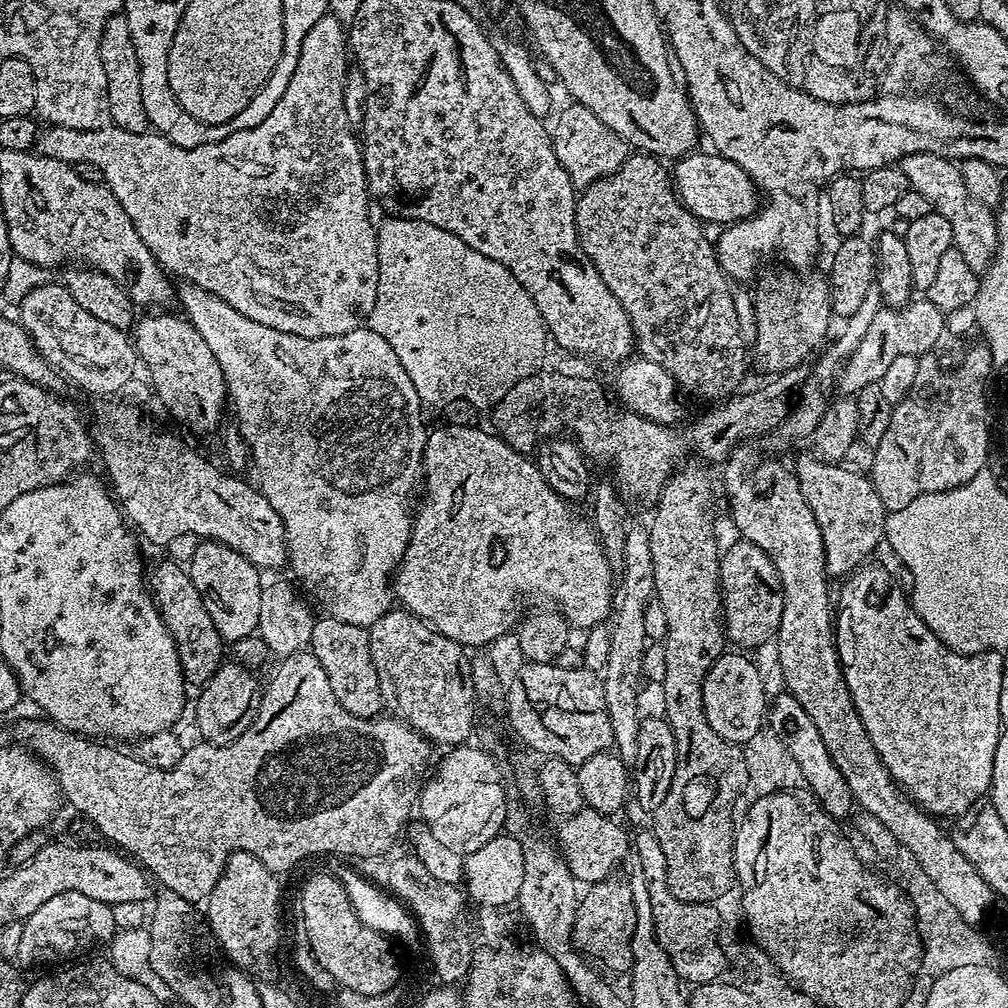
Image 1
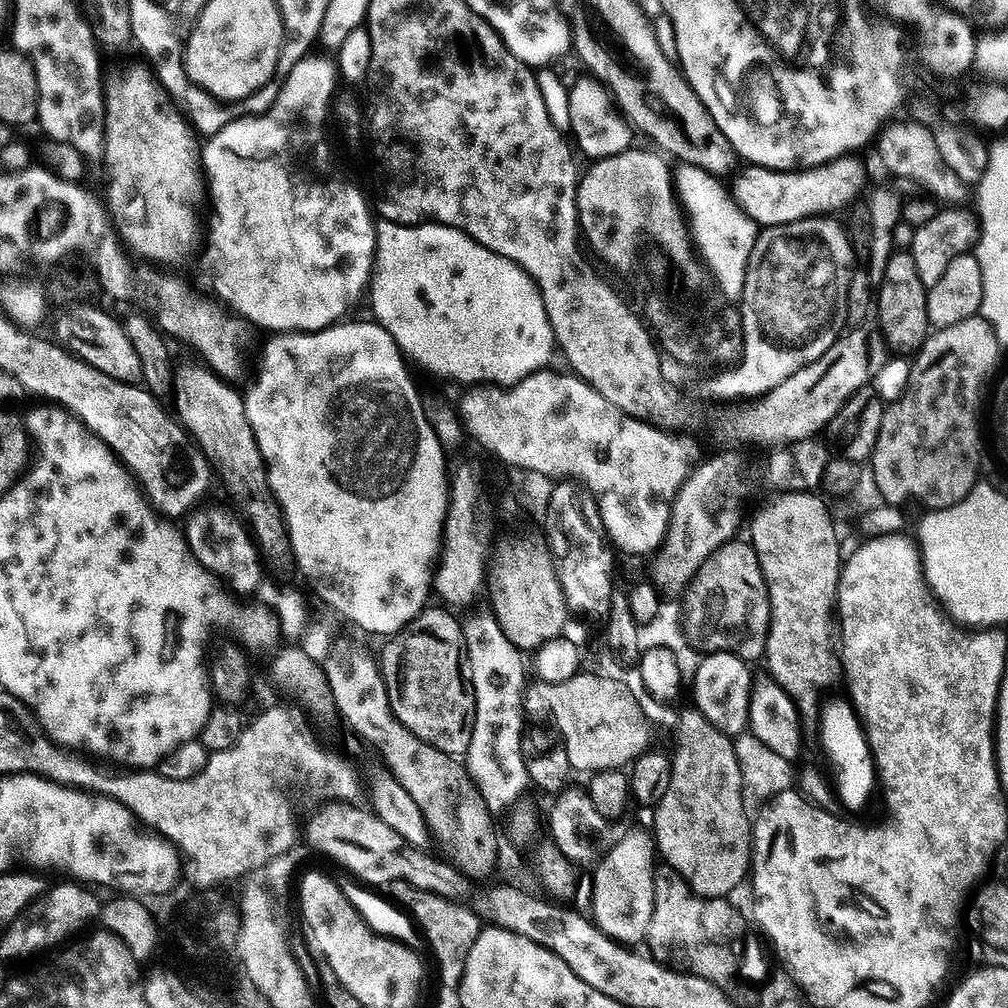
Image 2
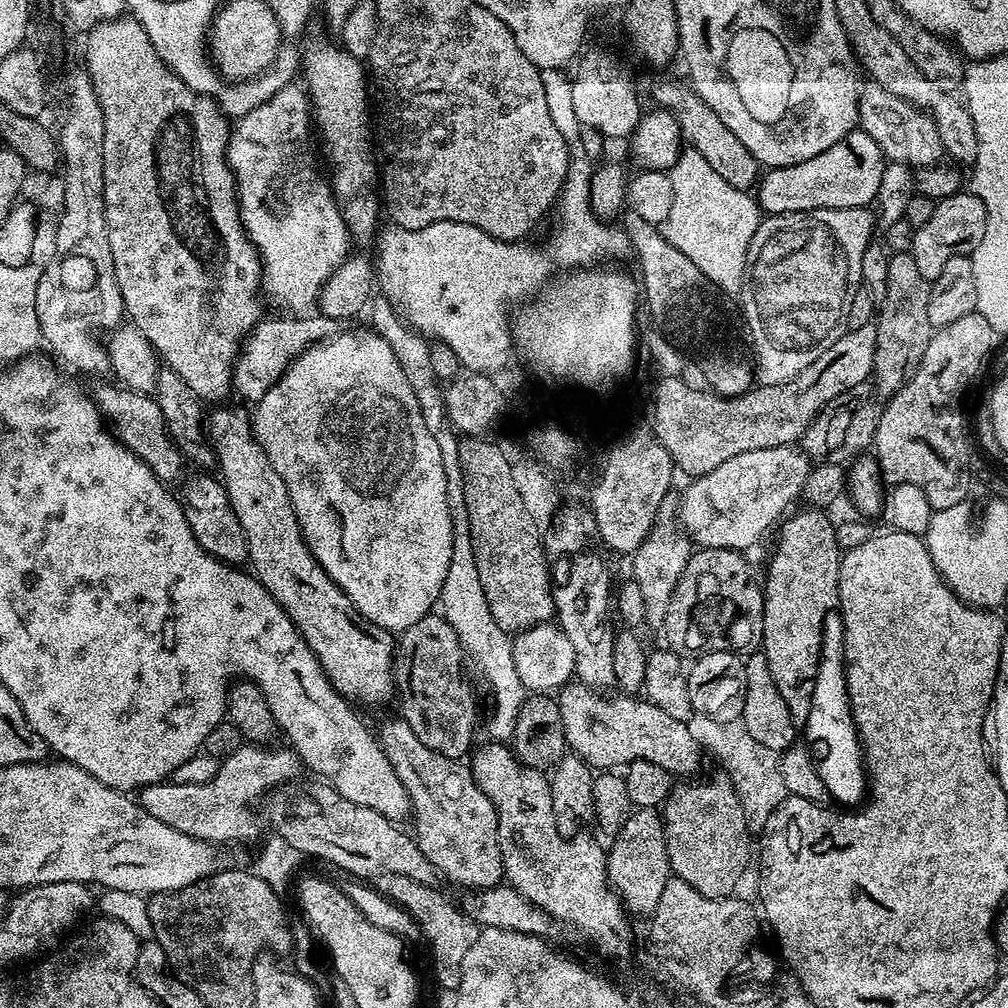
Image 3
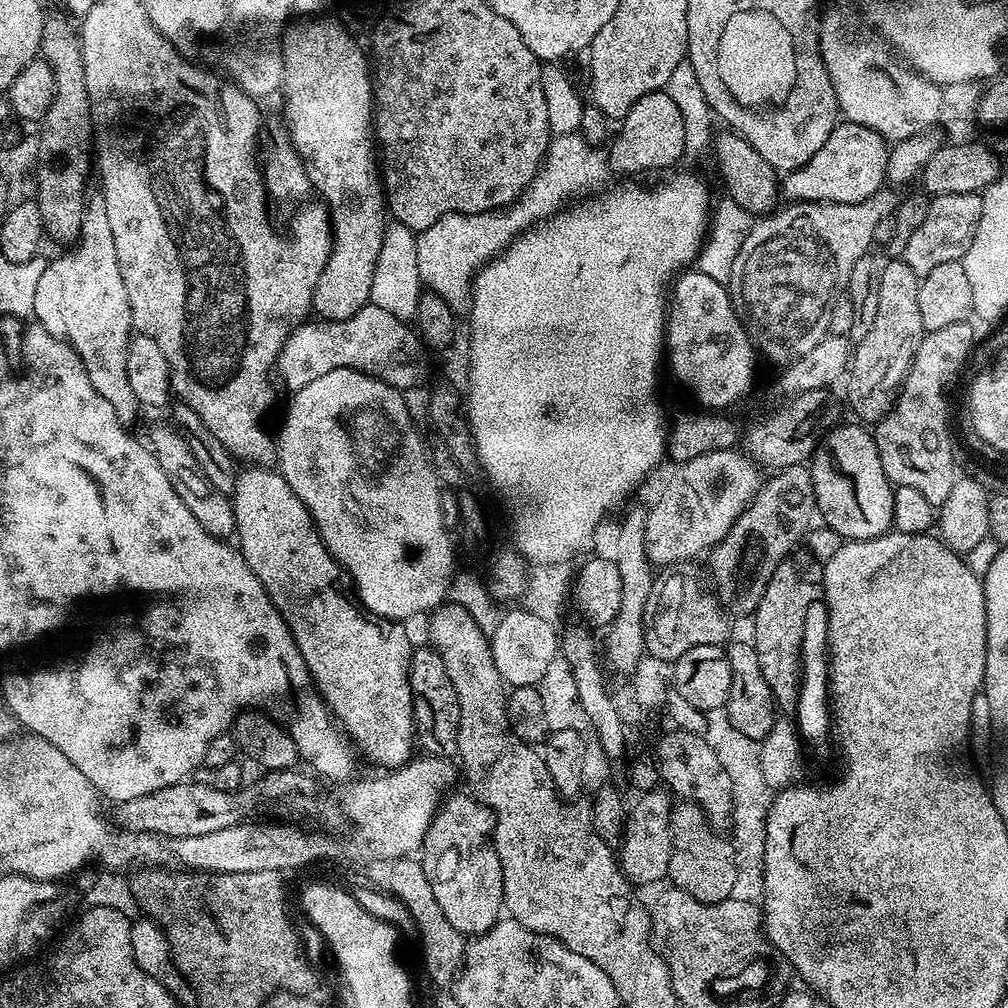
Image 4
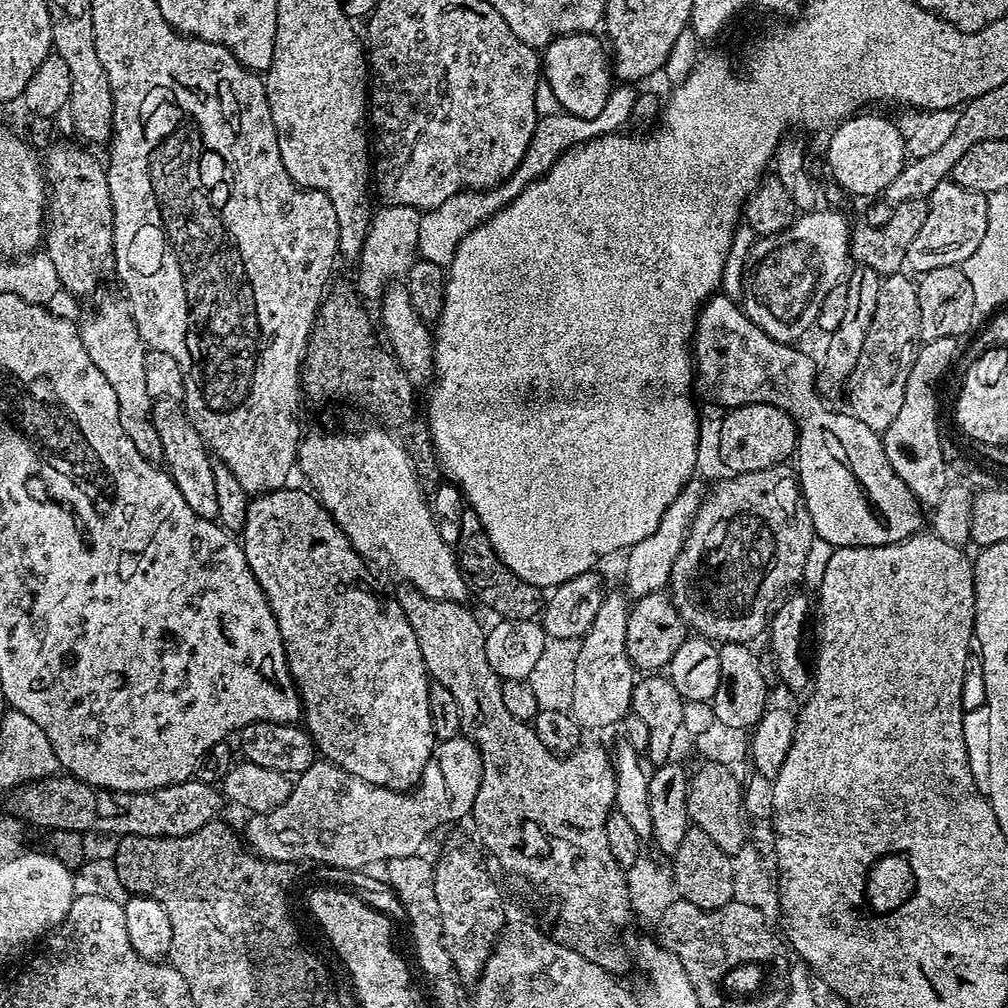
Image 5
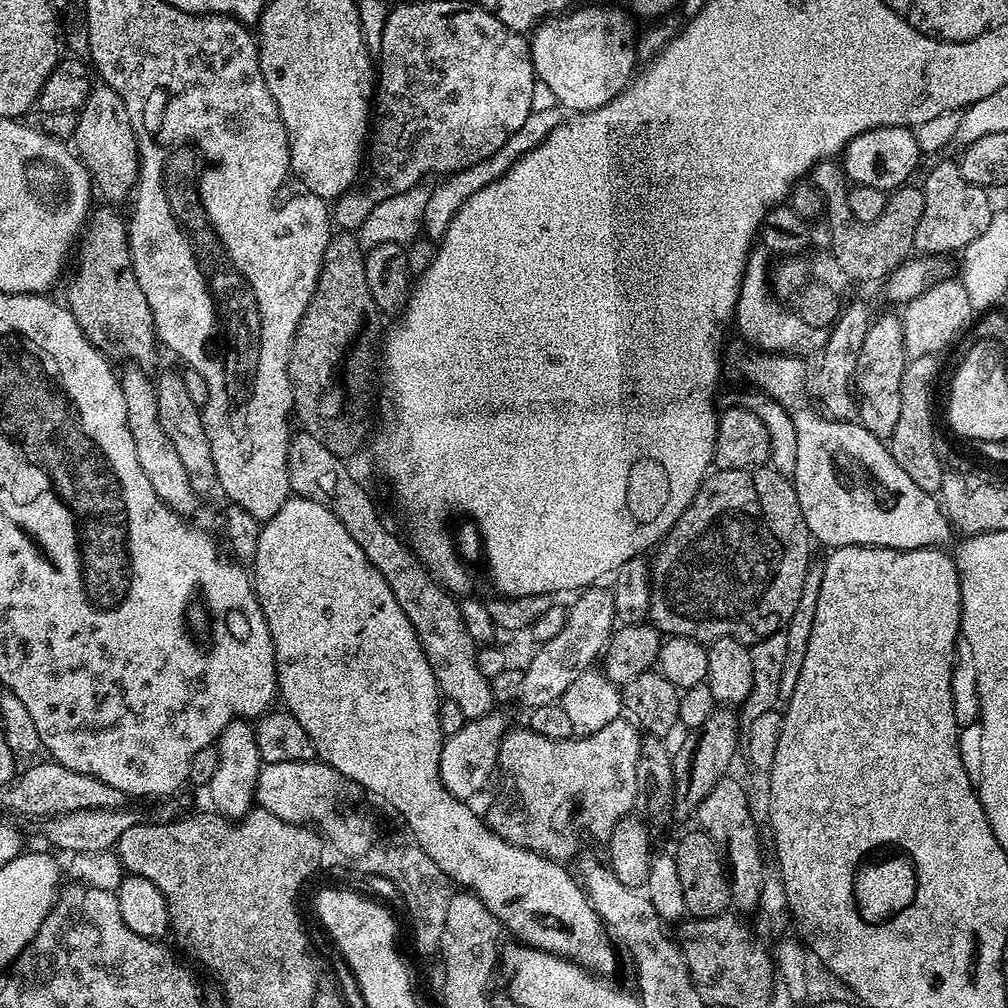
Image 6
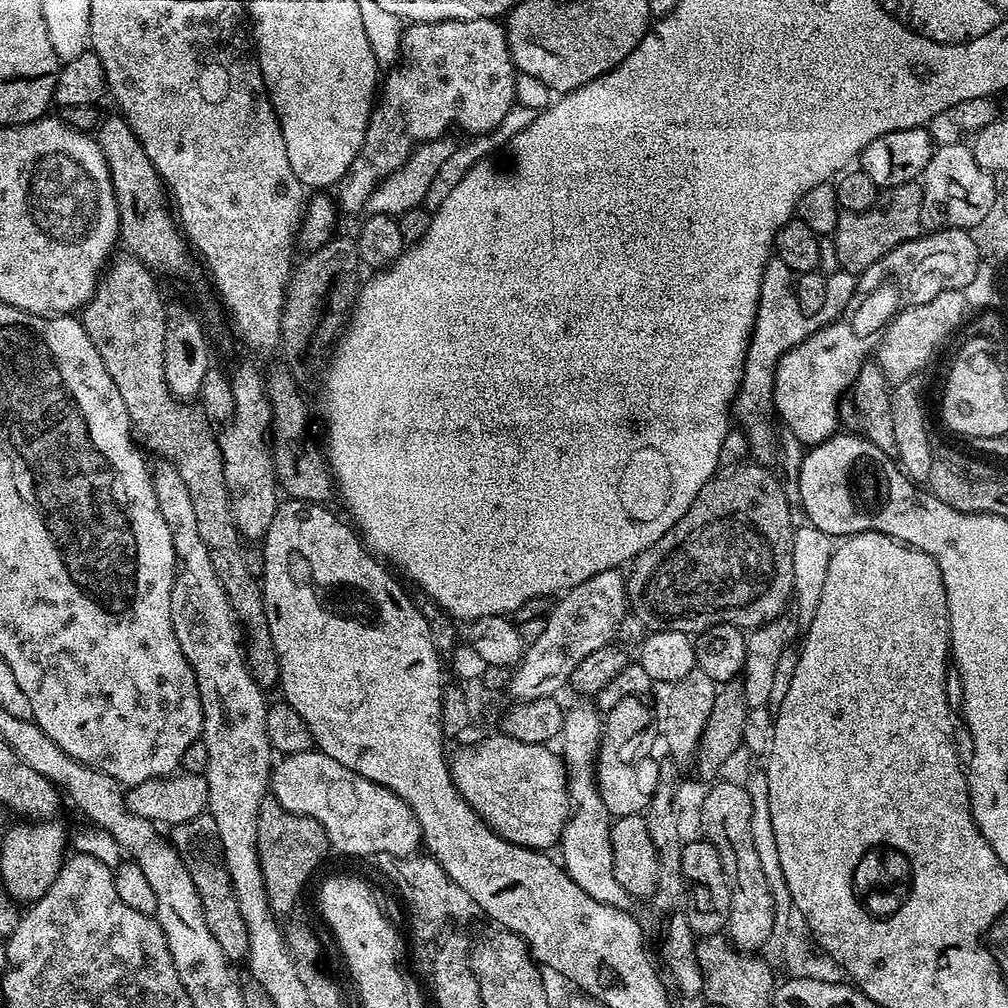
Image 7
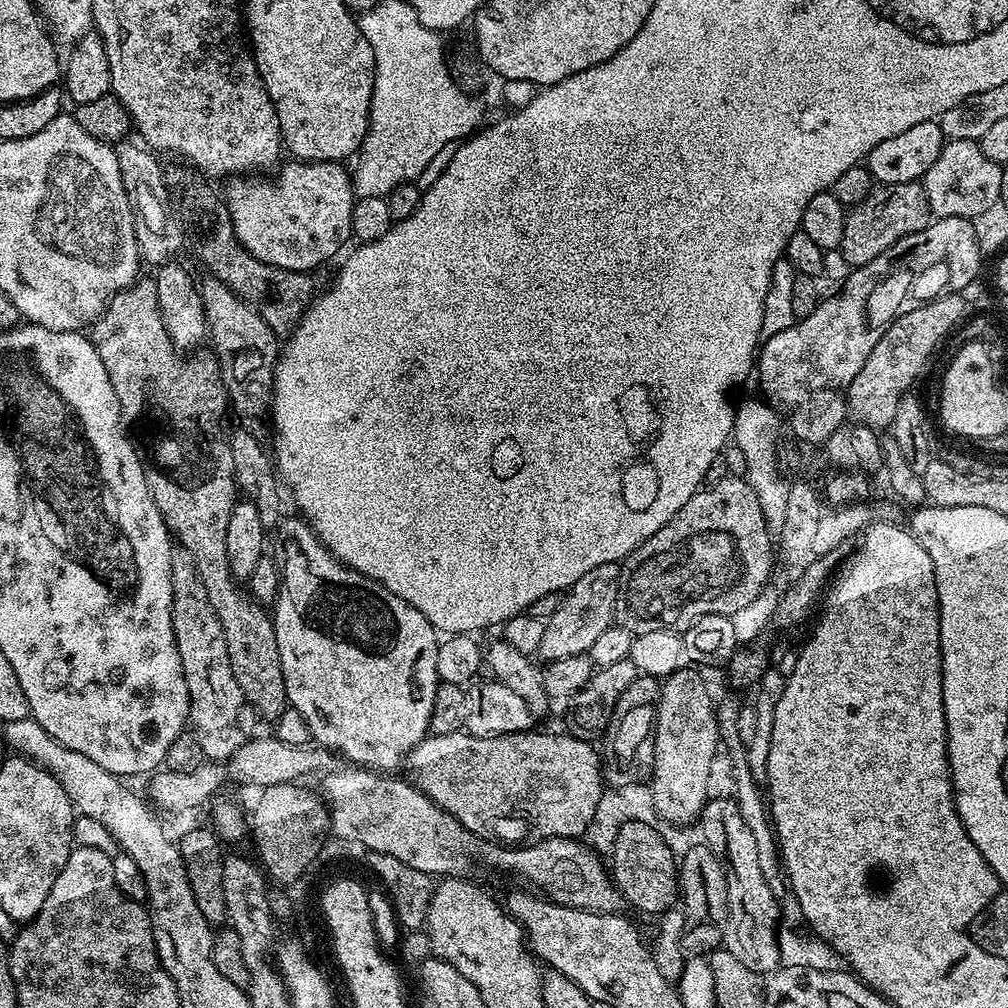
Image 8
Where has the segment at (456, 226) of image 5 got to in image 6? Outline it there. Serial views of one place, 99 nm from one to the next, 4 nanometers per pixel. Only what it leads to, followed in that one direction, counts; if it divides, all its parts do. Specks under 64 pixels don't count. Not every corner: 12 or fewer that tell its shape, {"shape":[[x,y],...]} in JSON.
{"shape":[[559,107],[531,112],[493,156],[443,177],[423,231],[446,234],[462,202],[510,170],[560,125]]}

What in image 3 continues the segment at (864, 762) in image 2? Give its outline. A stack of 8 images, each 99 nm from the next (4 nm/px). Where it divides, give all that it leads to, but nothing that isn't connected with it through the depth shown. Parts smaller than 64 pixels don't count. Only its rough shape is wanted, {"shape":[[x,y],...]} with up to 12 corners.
{"shape":[[823,618],[802,734],[833,801],[867,789],[844,668],[844,620]]}

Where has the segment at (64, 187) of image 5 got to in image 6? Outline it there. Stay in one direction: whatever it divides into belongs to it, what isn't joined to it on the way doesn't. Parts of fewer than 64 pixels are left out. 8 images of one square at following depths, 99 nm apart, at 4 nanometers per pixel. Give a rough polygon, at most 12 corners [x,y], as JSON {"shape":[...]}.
{"shape":[[89,215],[66,307],[113,361],[158,349],[125,217]]}

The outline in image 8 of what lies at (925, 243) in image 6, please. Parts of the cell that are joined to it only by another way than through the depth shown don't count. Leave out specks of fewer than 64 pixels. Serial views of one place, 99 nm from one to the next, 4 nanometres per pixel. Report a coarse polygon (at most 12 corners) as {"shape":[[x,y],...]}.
{"shape":[[948,140],[922,181],[933,217],[972,220],[1004,171],[977,141]]}

